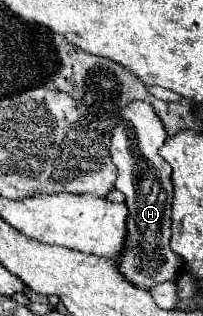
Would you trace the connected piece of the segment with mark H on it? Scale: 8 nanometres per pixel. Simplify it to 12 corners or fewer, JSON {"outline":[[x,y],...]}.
{"outline":[[147,102],[111,134],[129,208],[117,270],[151,290],[175,282],[167,132]]}

